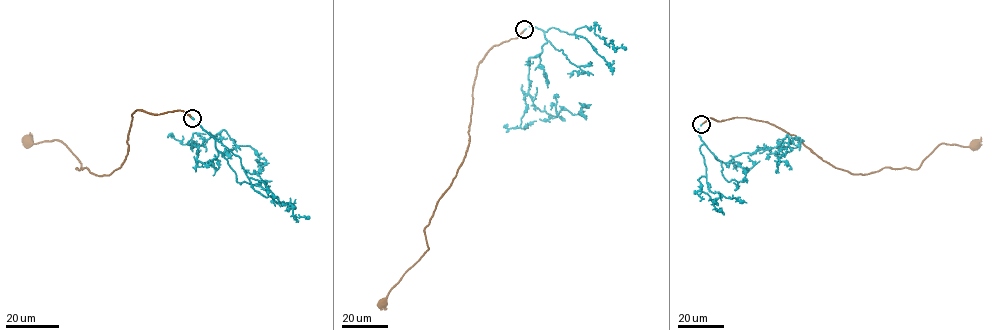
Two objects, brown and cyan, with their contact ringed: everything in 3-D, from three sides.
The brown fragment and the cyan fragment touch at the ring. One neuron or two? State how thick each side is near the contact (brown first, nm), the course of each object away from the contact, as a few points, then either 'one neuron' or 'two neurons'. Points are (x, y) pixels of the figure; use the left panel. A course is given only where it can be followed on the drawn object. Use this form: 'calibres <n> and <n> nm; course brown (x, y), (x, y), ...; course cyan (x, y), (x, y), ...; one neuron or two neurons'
calibres 220 and 280 nm; course brown (192, 117), (183, 111), (136, 110), (126, 159), (109, 175), (77, 169), (77, 157), (59, 140), (27, 141); course cyan (192, 118), (211, 136), (218, 152), (208, 165), (198, 161), (196, 146), (223, 130), (265, 160), (261, 173); one neuron

